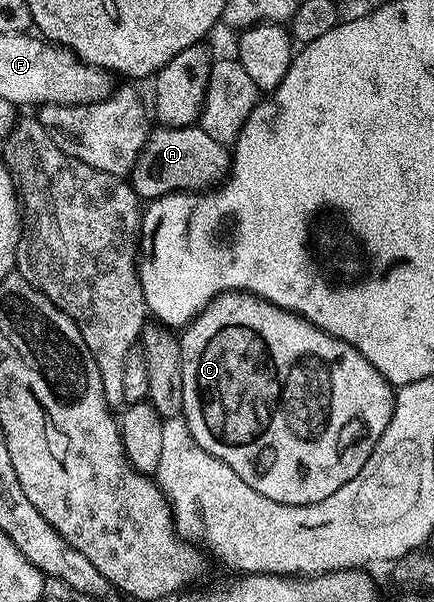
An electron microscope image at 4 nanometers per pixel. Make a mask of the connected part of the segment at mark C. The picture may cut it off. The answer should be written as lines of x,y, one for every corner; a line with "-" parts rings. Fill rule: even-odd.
221,293
194,320
188,322
179,339
182,351
182,416
190,427
193,439
208,453
226,462
243,481
254,487
254,491
266,495
268,499
287,505
305,505
330,499
338,487
350,483
350,479
362,471
366,459
370,459
378,439
382,439
392,418
392,408
396,405
394,386
353,345
320,329
299,313
292,313
272,301
263,301
253,293

